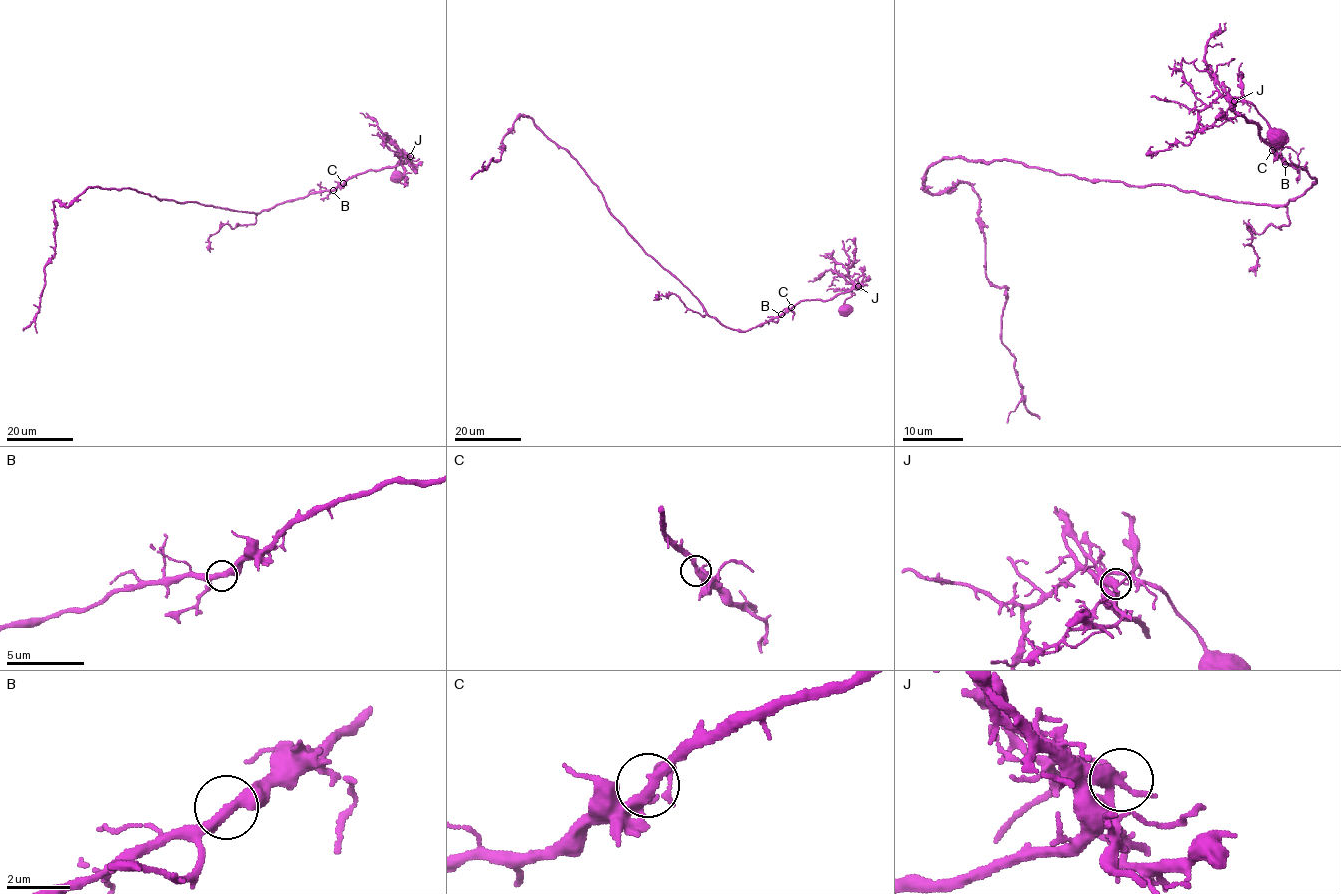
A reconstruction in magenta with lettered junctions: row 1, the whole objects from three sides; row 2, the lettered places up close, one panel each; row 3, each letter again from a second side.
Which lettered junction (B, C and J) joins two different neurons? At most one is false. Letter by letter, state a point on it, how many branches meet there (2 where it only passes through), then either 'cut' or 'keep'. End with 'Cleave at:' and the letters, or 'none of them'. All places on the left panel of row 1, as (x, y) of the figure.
B: place (333, 190); branches 2; keep
C: place (343, 183); branches 2; keep
J: place (410, 156); branches 2; cut
Cleave at: J

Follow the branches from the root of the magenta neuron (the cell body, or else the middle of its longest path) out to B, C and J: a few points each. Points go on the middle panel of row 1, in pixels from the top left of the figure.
B: (846, 309), (844, 301), (852, 295), (854, 284), (830, 299), (799, 301), (781, 314)
C: (846, 309), (844, 301), (852, 295), (854, 284), (830, 299), (805, 299), (791, 307)
J: (846, 309), (844, 301), (852, 295), (852, 289), (858, 286)

